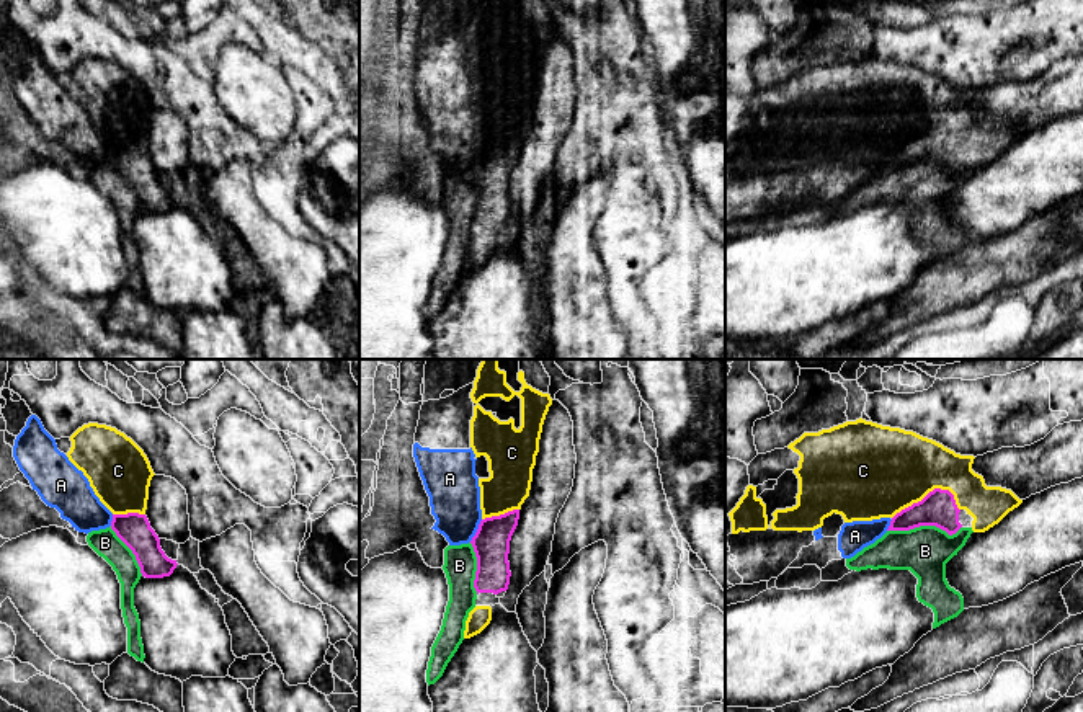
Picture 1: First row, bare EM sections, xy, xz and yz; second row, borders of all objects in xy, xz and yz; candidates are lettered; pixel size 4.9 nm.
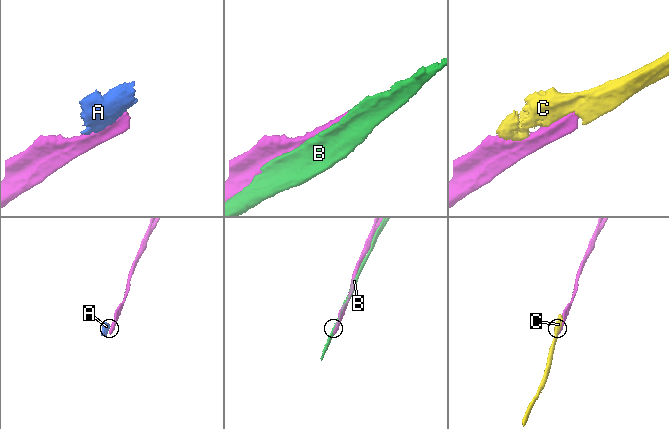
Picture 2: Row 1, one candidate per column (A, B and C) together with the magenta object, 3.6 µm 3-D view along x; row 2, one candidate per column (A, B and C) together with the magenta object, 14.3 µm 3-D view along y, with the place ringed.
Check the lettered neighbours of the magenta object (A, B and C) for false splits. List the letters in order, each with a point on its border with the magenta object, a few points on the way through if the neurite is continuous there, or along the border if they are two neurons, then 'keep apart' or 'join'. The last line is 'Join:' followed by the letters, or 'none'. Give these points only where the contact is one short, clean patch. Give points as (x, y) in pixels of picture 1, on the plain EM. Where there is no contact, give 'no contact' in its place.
A: contact xz (477, 165); border xz (482, 154), (469, 175); keep apart
B: contact yz (923, 159); keep apart
C: contact yz (930, 126); join
Join: C

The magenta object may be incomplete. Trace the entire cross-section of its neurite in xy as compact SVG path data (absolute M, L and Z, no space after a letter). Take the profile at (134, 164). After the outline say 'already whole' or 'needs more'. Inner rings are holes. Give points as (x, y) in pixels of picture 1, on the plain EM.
M113 149L111 163L136 189L142 211L163 212L176 202L176 194L165 189L145 149Z; already whole

